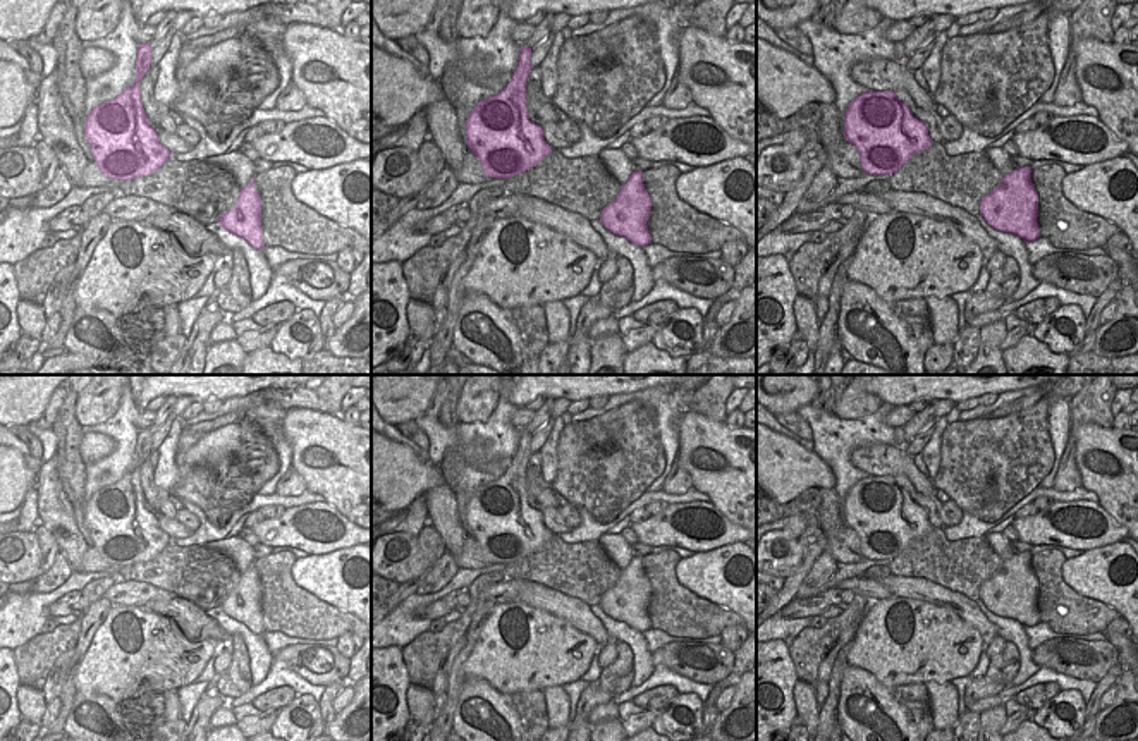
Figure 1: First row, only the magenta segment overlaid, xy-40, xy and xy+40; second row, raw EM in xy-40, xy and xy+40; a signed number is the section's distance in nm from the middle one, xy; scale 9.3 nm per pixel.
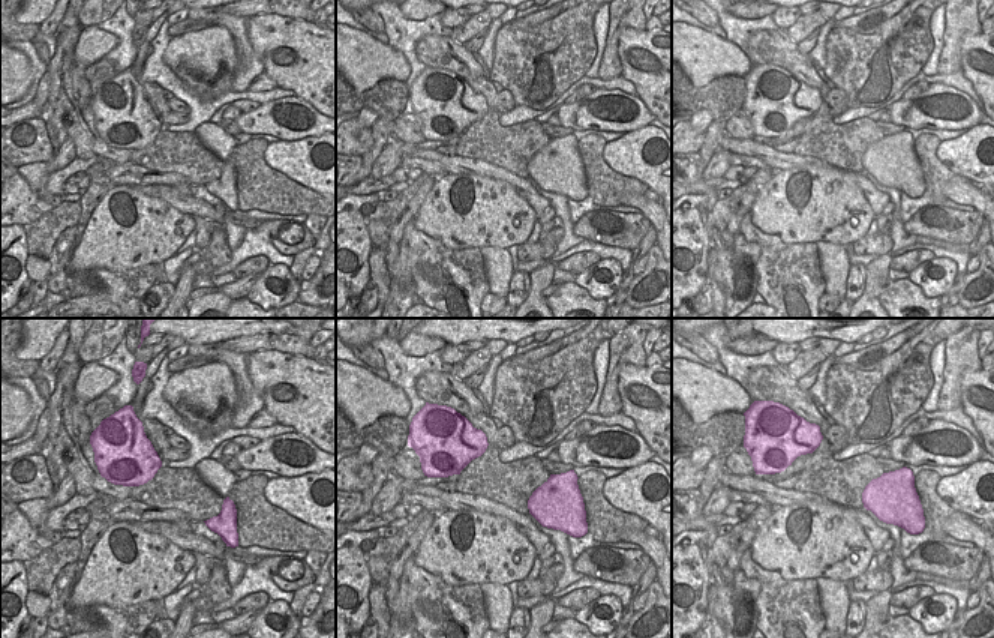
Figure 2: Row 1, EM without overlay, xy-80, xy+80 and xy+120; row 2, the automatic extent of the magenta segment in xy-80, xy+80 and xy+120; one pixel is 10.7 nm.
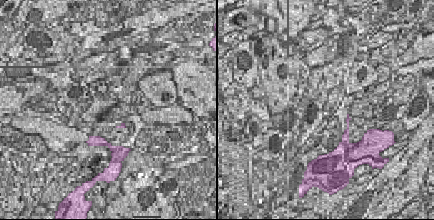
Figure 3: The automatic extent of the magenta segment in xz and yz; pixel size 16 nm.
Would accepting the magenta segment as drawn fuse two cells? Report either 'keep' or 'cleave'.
keep

